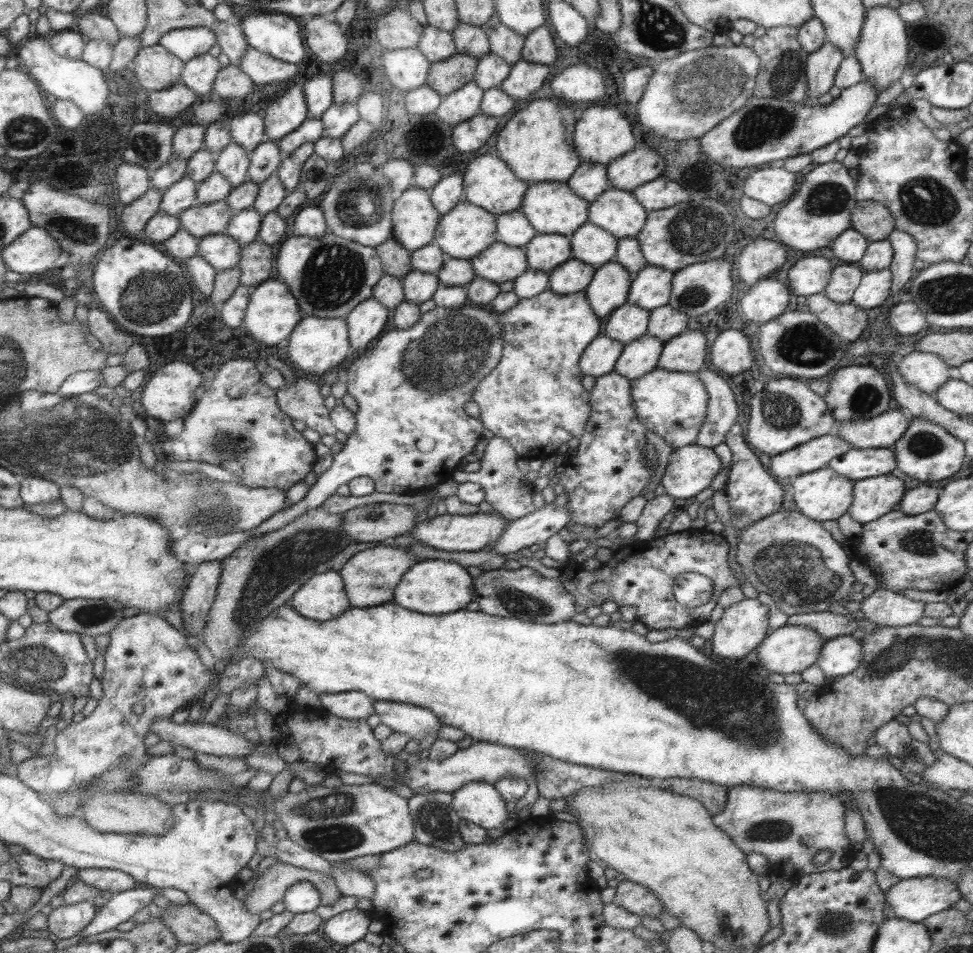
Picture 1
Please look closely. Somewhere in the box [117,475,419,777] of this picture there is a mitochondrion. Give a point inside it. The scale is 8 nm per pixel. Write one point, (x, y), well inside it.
(273, 567)

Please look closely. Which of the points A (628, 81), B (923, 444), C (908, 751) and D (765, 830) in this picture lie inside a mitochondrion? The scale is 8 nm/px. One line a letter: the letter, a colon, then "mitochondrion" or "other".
A: other
B: mitochondrion
C: mitochondrion
D: mitochondrion

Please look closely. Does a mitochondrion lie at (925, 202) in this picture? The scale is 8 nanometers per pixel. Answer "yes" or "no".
yes

